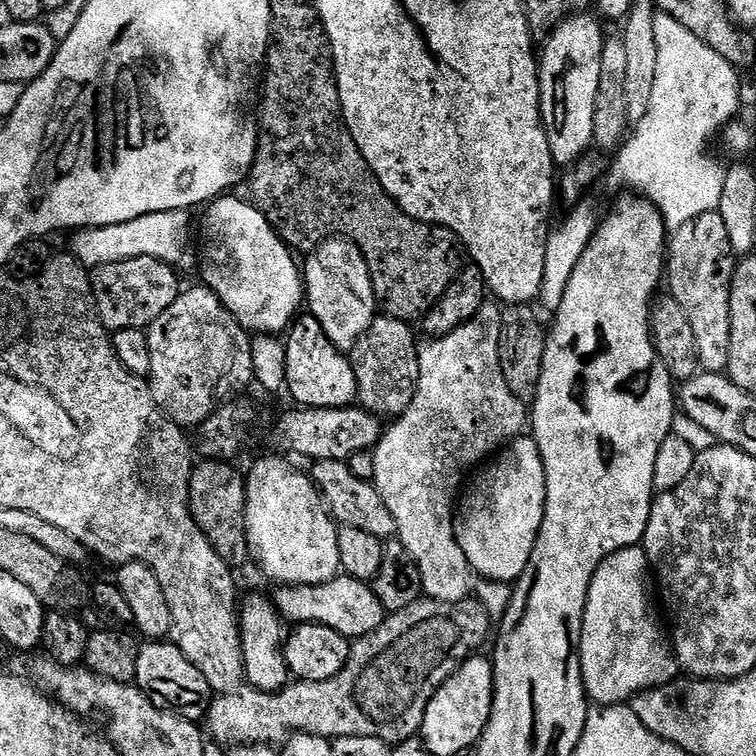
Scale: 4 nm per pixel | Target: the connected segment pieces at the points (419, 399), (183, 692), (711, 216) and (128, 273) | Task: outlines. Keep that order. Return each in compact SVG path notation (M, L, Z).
M480 318L469 320L468 323L458 326L458 330L433 339L431 342L428 342L425 348L423 345L419 349L420 369L418 370L418 382L416 383L414 398L410 402L408 409L395 422L389 423L392 424L389 428L387 425L386 431L381 435L374 451L371 453L371 456L373 455L372 476L370 475L371 483L375 484L378 494L382 498L382 502L386 502L386 510L390 510L390 514L394 518L399 547L408 553L412 563L420 570L420 586L423 595L429 600L441 600L447 604L459 604L460 601L469 599L471 592L468 591L472 588L472 580L474 581L474 573L468 567L468 560L458 546L454 531L454 505L457 503L458 493L465 483L464 471L472 467L472 469L475 469L481 462L487 461L493 453L503 449L505 445L515 440L526 428L525 401L514 398L514 394L510 394L510 386L506 386L506 378L502 378L500 350L497 341L494 339L493 333L492 336L488 333L488 328L483 324L482 320Z
M148 642L143 646L145 648L140 653L137 651L134 656L136 662L135 687L139 688L143 696L155 708L161 708L164 712L175 712L177 716L182 716L189 722L199 721L199 716L201 719L213 695L212 688L202 673L188 661L186 654L182 654L177 644Z
M712 212L701 214L686 222L680 229L671 233L666 244L666 288L682 306L682 314L690 318L690 327L694 329L696 353L700 359L700 367L704 372L723 373L728 366L730 354L730 286L732 275L738 260L732 250L732 243L726 234L726 222L722 222L722 214Z
M136 257L93 267L90 272L90 300L94 305L95 319L109 333L127 328L147 329L179 298L182 285L176 281L175 275L173 265L154 257Z

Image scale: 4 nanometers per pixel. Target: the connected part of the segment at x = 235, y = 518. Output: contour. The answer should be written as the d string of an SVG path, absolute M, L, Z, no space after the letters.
M216 458L205 459L205 464L197 463L188 478L188 508L192 511L192 521L200 527L202 534L212 543L212 548L233 565L249 559L248 542L244 539L244 482L243 475L232 477L232 464Z

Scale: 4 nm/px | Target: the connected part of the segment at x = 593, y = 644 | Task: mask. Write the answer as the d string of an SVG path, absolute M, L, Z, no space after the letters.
M637 546L634 548L623 548L614 554L610 554L598 567L594 578L590 582L590 590L586 598L584 606L584 617L578 621L578 628L580 628L580 636L578 632L578 664L580 660L579 679L584 685L584 690L587 699L596 706L624 706L633 698L640 695L641 692L647 692L650 688L658 688L662 684L671 684L677 679L678 665L675 655L672 651L671 643L660 632L656 632L656 628L652 625L652 620L648 617L648 580L650 584L650 565L648 556L644 553L643 547Z

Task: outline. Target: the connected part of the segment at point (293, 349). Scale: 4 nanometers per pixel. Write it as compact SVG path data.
M300 314L287 329L285 350L286 392L305 408L346 408L357 399L352 361L326 338L322 326L310 314Z

